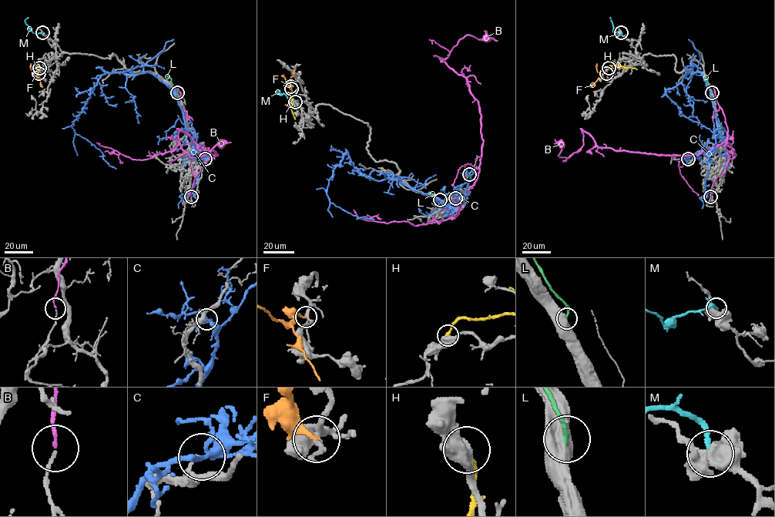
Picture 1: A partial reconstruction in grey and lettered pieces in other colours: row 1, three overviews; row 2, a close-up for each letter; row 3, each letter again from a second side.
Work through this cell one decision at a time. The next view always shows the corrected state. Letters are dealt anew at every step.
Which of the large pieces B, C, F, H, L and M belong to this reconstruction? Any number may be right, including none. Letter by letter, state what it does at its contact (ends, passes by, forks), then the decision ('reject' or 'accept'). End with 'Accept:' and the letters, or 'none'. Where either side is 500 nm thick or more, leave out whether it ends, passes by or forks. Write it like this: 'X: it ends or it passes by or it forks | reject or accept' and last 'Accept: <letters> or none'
B: it ends | reject
C: it forks | reject
F: it ends | reject
H: reject
L: reject
M: it ends | reject
Accept: none

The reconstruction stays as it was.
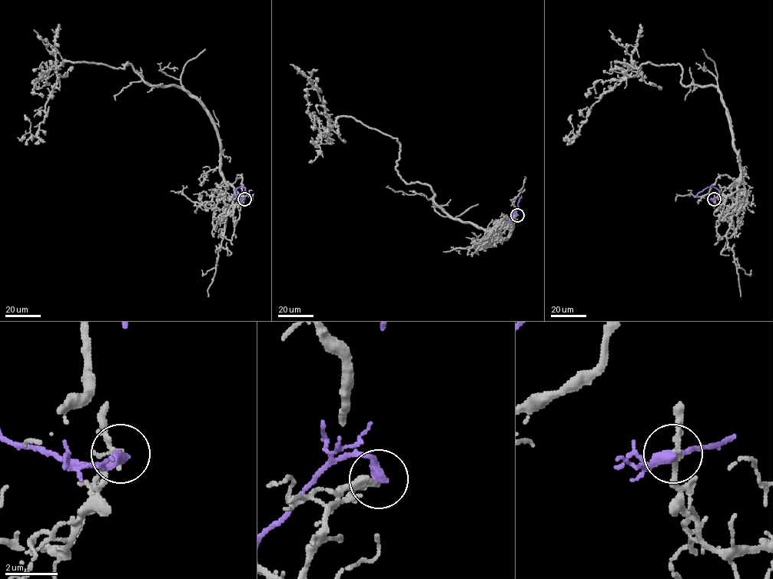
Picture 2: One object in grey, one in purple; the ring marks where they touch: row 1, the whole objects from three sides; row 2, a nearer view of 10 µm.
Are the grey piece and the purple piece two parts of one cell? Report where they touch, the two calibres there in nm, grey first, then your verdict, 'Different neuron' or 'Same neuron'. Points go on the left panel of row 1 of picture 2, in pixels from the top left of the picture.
Place: (244, 199). Thickness 200 nm (grey) against 400 nm. Different neuron

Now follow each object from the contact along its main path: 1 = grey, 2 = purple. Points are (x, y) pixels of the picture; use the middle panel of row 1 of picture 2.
1: (517, 215), (492, 241), (449, 216), (402, 178), (396, 138), (351, 117), (330, 128), (296, 73)
2: (517, 215), (515, 213), (509, 221), (518, 207), (521, 196)

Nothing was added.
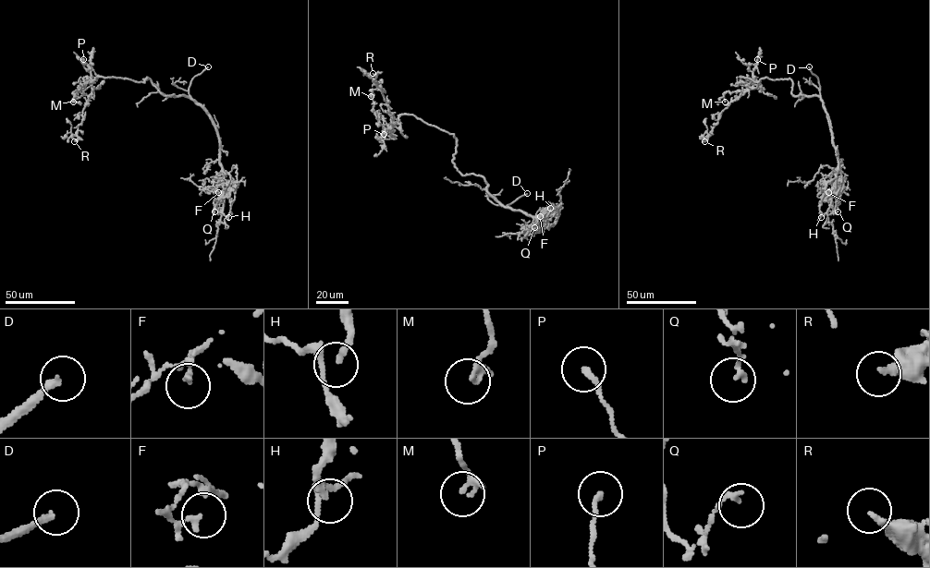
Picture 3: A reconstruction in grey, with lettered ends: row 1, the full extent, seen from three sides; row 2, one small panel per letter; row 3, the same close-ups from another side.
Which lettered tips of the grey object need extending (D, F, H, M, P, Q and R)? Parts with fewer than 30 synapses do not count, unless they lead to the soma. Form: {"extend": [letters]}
{"extend": ["D", "R"]}

